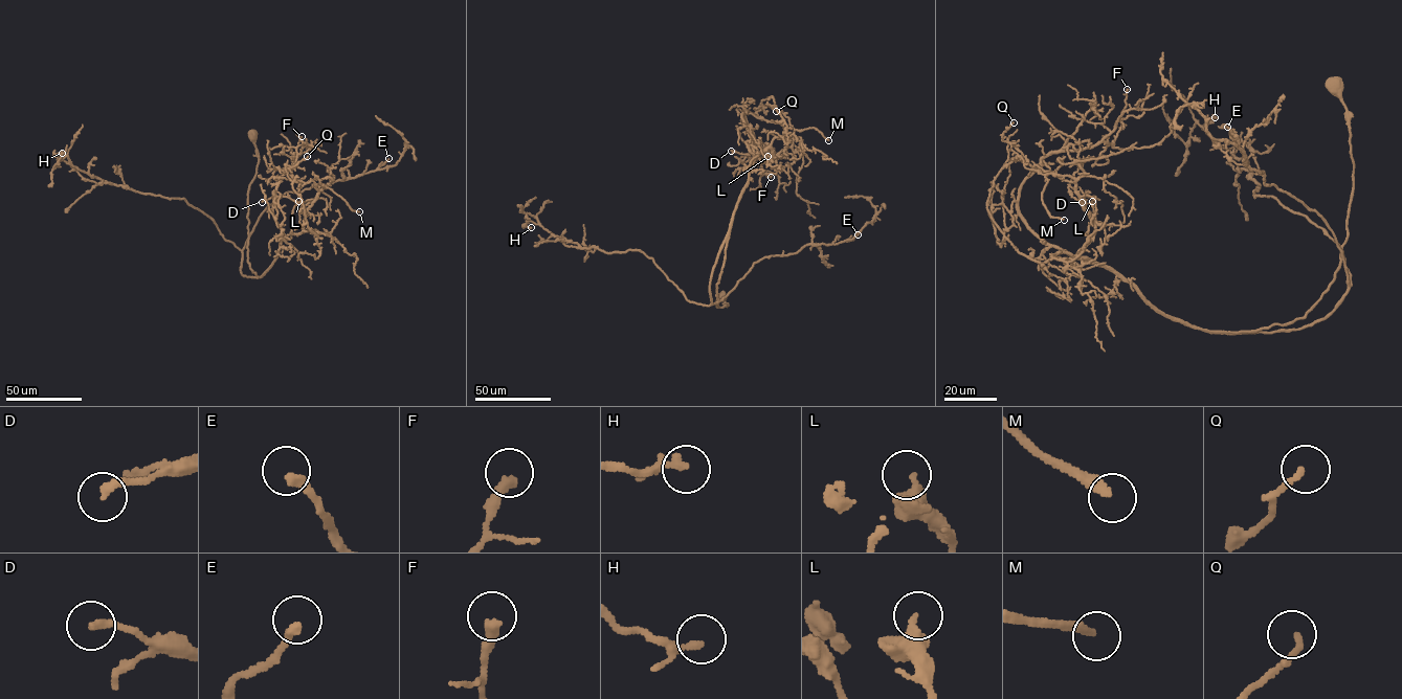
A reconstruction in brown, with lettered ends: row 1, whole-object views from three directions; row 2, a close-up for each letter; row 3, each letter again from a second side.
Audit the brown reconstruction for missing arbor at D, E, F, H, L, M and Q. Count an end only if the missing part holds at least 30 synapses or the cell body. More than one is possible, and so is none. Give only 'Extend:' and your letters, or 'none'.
Extend: E, M

